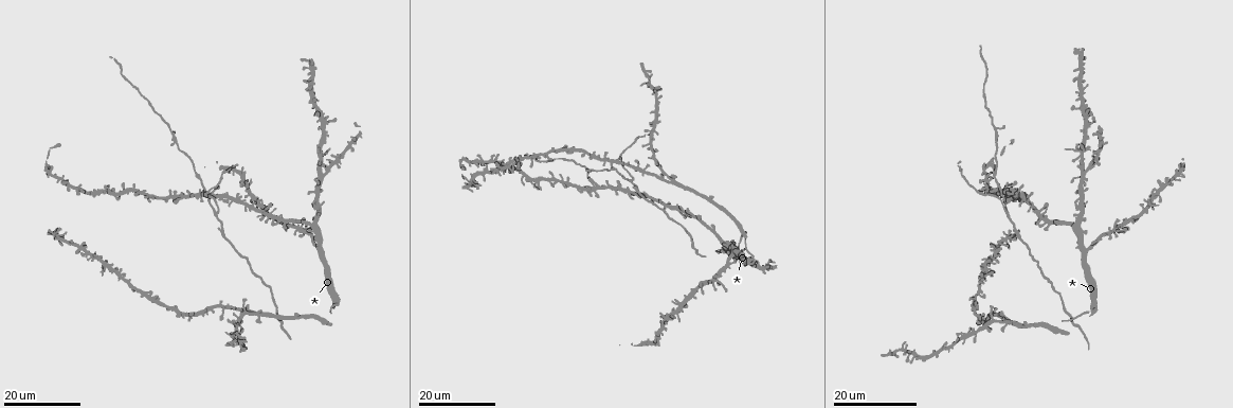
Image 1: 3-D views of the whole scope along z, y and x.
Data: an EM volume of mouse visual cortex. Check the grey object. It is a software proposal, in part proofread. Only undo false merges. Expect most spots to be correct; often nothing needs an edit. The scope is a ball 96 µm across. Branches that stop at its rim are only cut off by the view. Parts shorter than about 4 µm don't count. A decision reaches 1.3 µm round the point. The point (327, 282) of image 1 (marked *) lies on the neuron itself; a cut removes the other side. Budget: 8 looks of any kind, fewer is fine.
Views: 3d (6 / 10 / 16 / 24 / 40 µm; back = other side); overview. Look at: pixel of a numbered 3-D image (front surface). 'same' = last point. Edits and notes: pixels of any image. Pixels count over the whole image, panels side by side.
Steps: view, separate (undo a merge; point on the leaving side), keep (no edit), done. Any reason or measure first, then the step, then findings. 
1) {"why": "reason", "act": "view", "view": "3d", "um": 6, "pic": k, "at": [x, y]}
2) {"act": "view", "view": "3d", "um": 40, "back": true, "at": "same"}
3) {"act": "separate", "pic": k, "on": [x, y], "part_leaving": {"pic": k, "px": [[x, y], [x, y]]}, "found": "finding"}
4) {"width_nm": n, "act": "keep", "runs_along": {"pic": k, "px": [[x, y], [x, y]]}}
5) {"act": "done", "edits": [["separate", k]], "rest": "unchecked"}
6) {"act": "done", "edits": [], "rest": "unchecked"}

{"why": "thin arm on a thick one", "act": "view", "view": "3d", "um": 24, "pic": 1, "at": [221, 306]}

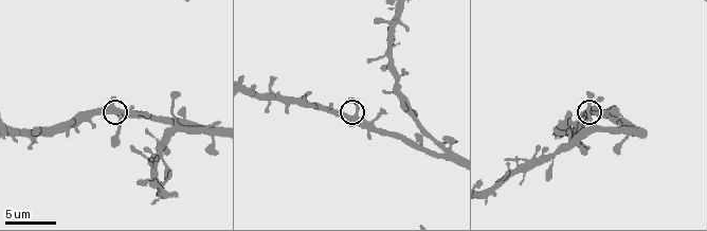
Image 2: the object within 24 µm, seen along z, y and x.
{"why": "zoom in", "act": "view", "view": "3d", "um": 10, "pic": 2, "at": [356, 115]}

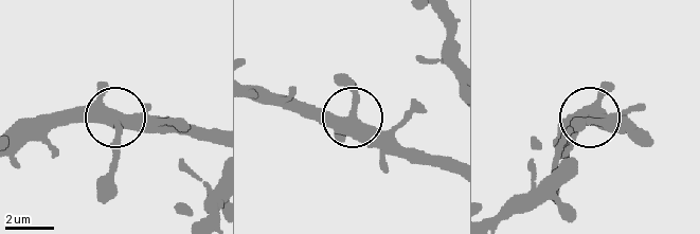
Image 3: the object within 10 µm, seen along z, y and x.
{"width_nm": 410, "act": "keep", "found": "continuous, no second neuron"}

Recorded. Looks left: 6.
{"why": "small branch off a trunk", "act": "view", "view": "3d", "um": 16, "pic": 1, "at": [105, 267]}

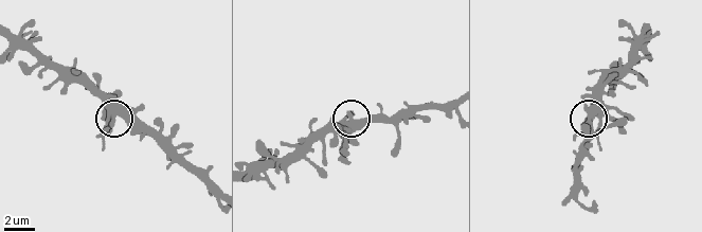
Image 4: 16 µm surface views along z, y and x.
{"why": "zoom in", "act": "view", "view": "3d", "um": 10, "pic": 4, "at": [353, 125]}

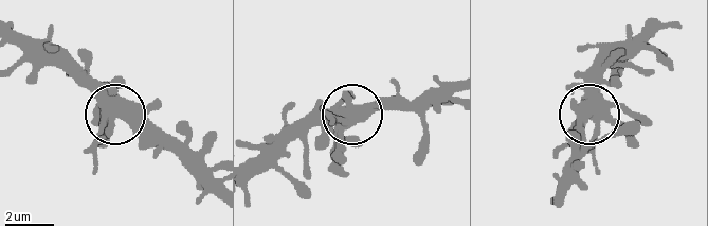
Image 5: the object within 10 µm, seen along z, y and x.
{"width_nm": 500, "act": "keep", "runs_along": {"pic": 5, "px": [[556, 200], [587, 118], [598, 133], [592, 151], [596, 160]]}, "found": "all the same neuron"}

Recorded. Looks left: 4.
{"why": "small branch off a trunk", "act": "view", "view": "3d", "um": 16, "pic": 1, "at": [617, 185]}

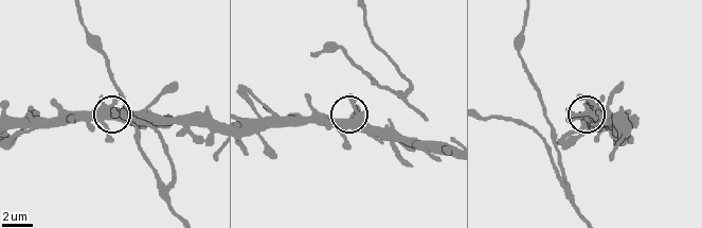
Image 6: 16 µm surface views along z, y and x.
{"why": "closer look", "act": "view", "view": "3d", "um": 10, "pic": 6, "at": [359, 113]}

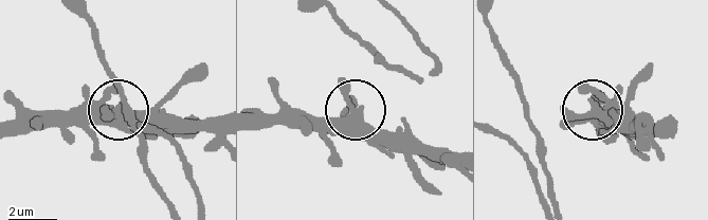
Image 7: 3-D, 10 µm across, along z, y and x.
{"width_nm": 400, "act": "keep", "found": "one neuron here"}

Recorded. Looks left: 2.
{"why": "side arm on a straight run", "act": "view", "view": "3d", "um": 24, "pic": 1, "at": [1009, 212]}

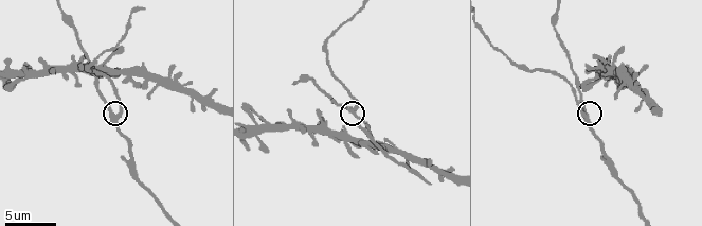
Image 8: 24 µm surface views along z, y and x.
{"act": "view", "view": "3d", "um": 6, "pic": 8, "at": [117, 117]}

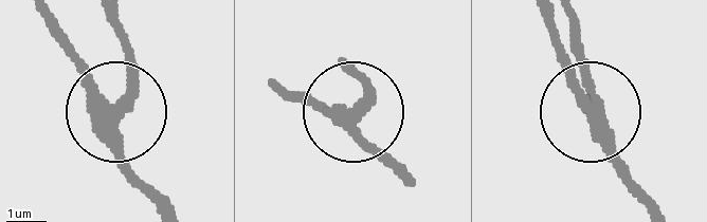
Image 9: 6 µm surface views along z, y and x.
{"act": "keep", "runs_along": {"pic": 9, "px": [[274, 90], [348, 107], [362, 93], [355, 70]]}, "found": "continuous, no second neuron"}

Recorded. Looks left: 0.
{"act": "done", "edits": [], "rest": "unchecked"}

